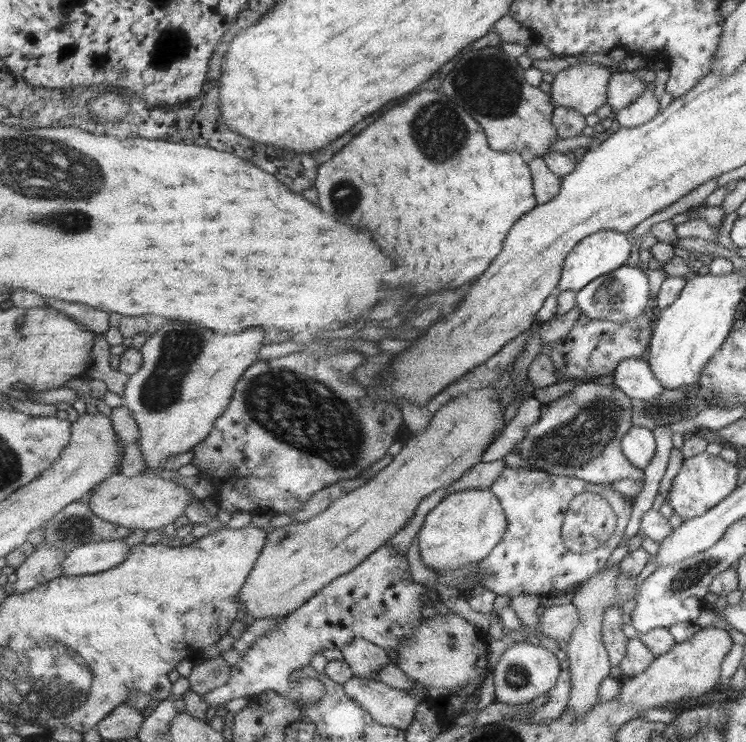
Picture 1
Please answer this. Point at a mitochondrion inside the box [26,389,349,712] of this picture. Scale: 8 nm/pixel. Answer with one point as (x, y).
(77, 527)

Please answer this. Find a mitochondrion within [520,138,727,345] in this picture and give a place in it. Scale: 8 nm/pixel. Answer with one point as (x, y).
(609, 297)

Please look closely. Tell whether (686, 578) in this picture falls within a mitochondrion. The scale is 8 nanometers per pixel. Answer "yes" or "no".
yes

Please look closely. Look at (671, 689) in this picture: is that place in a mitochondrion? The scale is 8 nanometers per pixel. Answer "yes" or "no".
no

